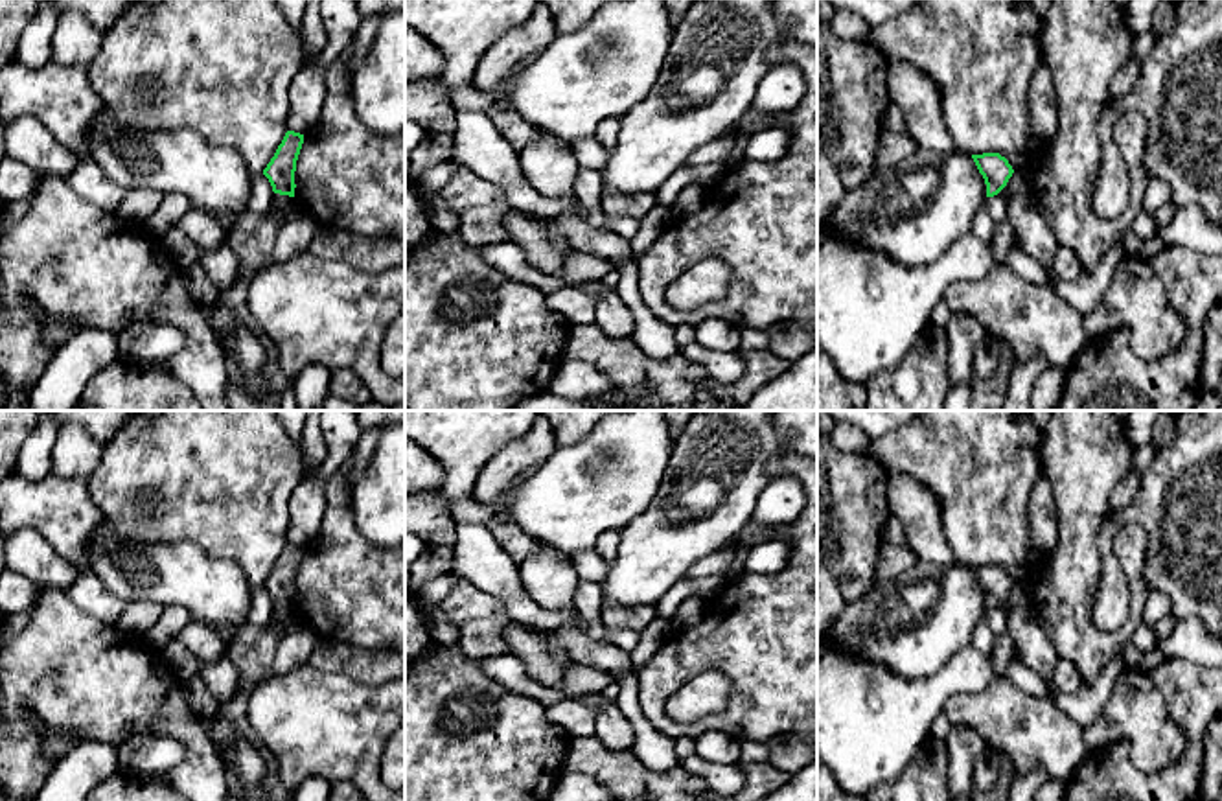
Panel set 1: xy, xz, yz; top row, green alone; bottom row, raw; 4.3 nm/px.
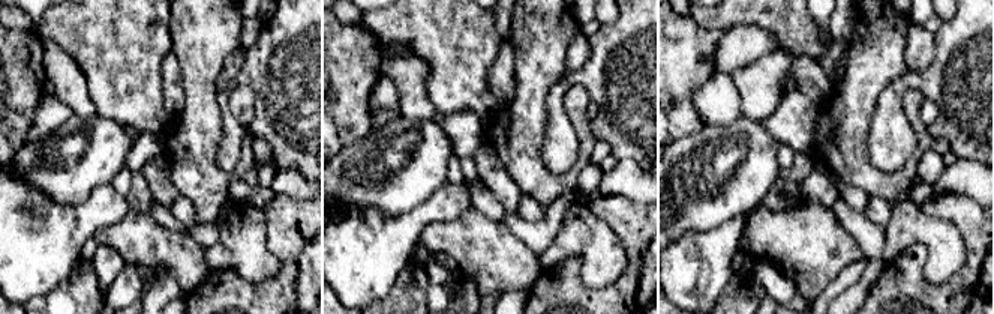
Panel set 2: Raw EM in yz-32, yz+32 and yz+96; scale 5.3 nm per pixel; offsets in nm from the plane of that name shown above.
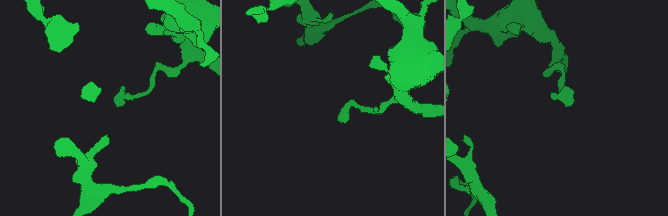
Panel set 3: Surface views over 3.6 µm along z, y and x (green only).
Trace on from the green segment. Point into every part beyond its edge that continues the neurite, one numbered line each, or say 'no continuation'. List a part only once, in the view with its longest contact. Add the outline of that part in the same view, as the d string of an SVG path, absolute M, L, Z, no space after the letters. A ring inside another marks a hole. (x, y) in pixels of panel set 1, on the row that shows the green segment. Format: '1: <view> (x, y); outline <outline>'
no continuation

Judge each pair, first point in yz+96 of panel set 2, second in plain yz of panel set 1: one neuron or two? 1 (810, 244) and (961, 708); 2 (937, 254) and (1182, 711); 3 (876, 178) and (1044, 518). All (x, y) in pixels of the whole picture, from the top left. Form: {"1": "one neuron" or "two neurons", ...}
{"1": "one neuron", "2": "two neurons", "3": "two neurons"}

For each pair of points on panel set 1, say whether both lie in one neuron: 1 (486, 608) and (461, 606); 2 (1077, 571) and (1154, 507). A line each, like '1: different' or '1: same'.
1: same
2: different

